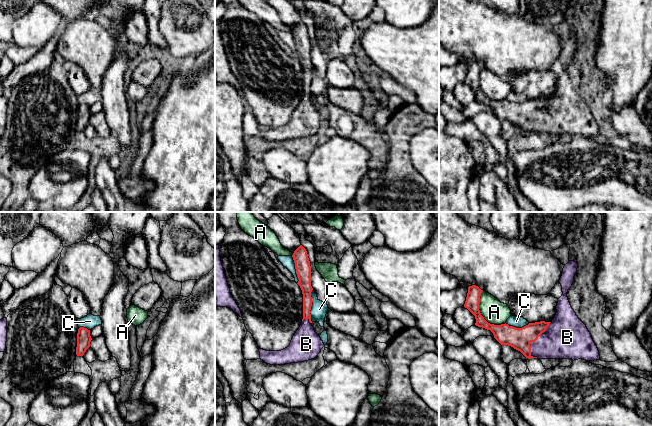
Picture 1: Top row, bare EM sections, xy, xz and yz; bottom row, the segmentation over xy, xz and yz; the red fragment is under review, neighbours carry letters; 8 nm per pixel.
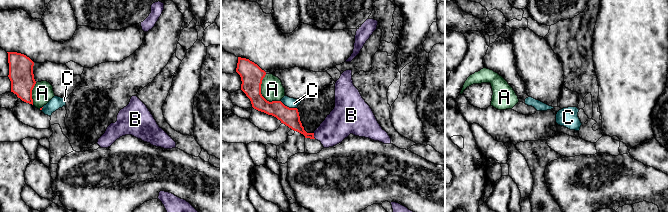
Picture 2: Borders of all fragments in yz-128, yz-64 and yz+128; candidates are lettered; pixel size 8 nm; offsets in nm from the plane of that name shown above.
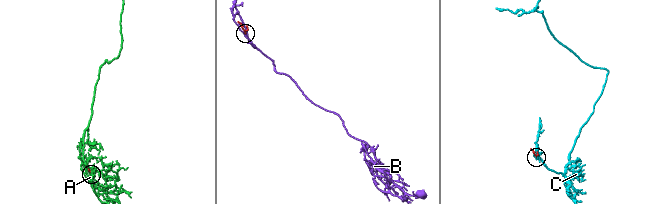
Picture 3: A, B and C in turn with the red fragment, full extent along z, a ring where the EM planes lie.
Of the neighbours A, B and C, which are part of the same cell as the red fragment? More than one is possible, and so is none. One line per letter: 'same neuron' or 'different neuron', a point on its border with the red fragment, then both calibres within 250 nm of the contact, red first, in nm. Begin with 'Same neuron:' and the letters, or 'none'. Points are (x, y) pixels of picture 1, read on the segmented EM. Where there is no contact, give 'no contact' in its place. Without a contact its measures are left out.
Same neuron: B
A: different neuron; meets red in yz at (480, 314); 160 nm thick on the red side, 190 nm on the other
B: same neuron; meets red in yz at (529, 344); 180 nm thick on the red side, 280 nm on the other
C: different neuron; meets red in xz at (311, 305); 110 nm thick on the red side, 130 nm on the other

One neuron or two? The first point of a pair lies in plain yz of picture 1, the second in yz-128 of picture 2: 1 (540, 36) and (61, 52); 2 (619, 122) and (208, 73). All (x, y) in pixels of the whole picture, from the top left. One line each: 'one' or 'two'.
1: one
2: two

